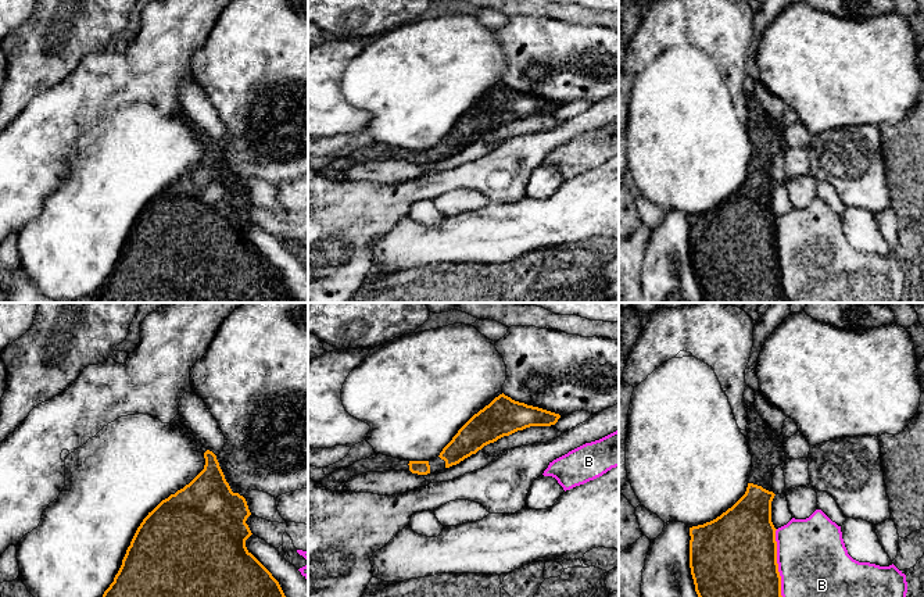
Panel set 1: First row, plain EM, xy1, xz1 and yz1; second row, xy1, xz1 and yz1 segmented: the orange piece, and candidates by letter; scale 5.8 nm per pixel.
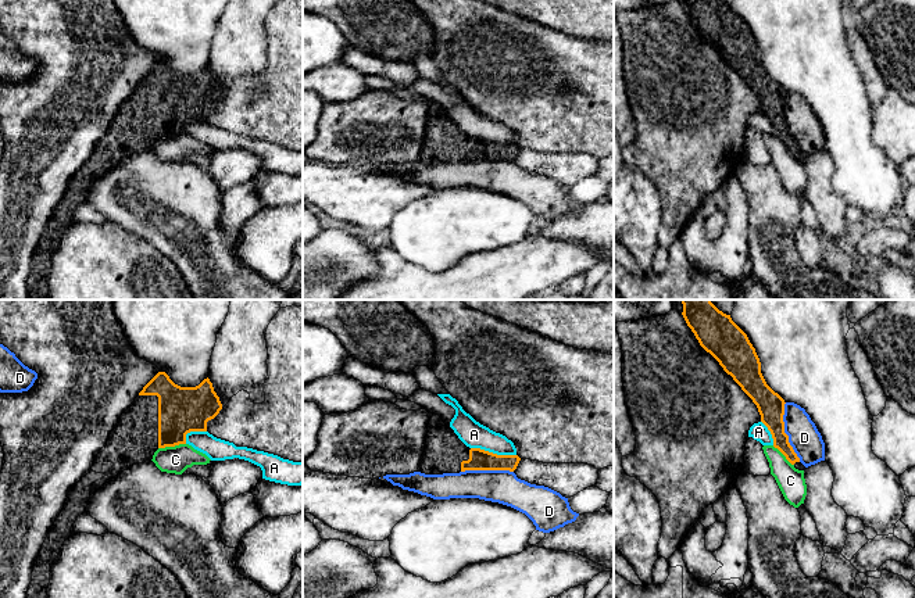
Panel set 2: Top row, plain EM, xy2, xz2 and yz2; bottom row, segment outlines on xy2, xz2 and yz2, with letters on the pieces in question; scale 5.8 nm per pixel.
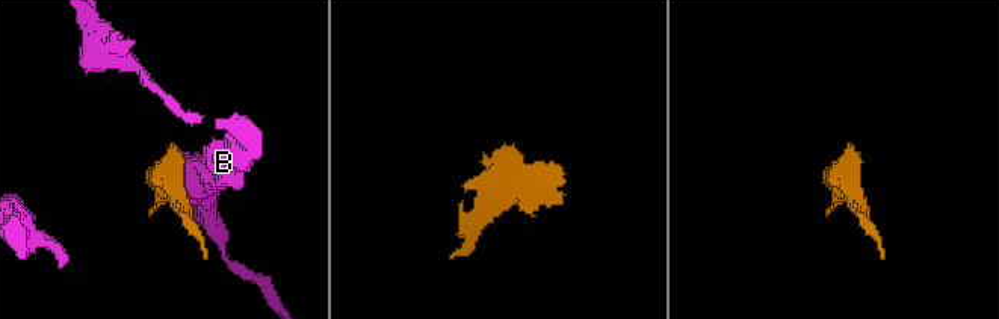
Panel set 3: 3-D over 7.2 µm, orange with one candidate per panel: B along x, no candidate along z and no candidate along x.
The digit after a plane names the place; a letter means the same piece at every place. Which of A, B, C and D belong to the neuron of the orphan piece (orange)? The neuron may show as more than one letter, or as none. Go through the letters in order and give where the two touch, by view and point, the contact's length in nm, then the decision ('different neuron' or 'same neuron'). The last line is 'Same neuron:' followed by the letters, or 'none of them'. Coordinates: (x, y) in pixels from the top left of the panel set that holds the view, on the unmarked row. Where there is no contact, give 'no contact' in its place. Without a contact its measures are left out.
A: xz2 (492, 142) | 260 nm | different neuron
B: yz1 (777, 260) | 500 nm | different neuron
C: xy2 (171, 135) | 160 nm | different neuron
D: yz2 (783, 121) | 360 nm | different neuron
Same neuron: none of them

